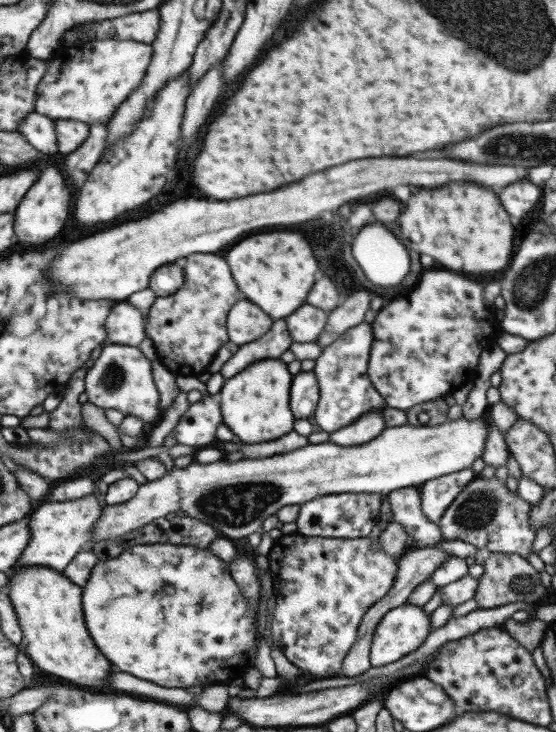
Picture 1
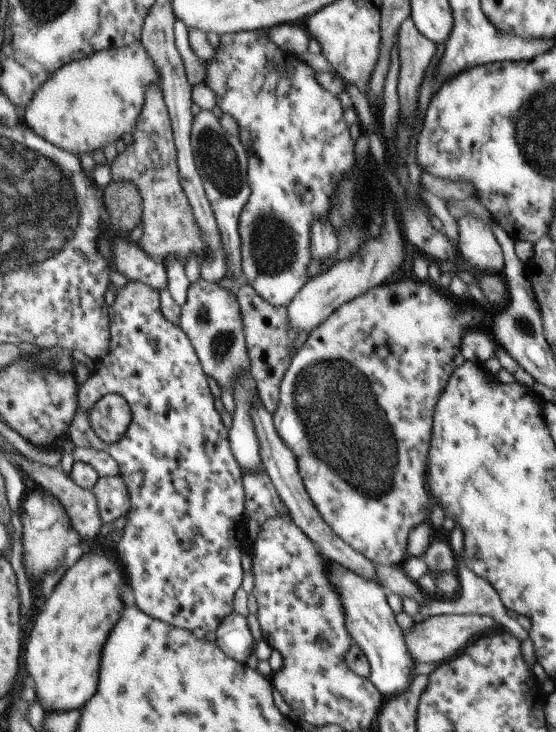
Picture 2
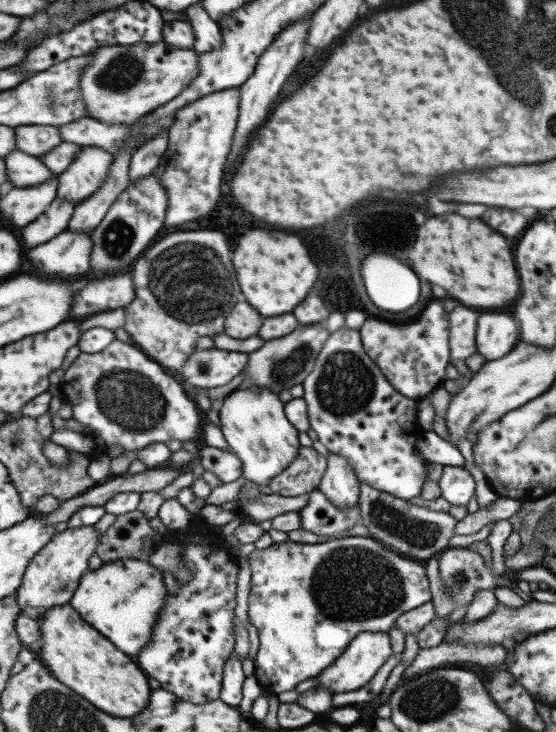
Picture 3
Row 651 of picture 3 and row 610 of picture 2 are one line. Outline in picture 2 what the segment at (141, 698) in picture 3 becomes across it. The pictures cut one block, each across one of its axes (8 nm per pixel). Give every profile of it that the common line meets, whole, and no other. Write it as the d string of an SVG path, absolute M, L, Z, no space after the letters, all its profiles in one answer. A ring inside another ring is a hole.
M91 552L81 556L75 564L61 572L55 580L55 588L47 588L46 599L39 610L36 610L31 628L24 635L22 665L27 676L27 681L35 688L35 700L39 702L43 712L67 712L77 710L93 696L97 686L97 664L99 664L99 652L107 638L107 632L115 624L115 618L119 618L121 608L121 593L119 584L126 580L118 560L111 560L109 556L101 556L97 552Z

